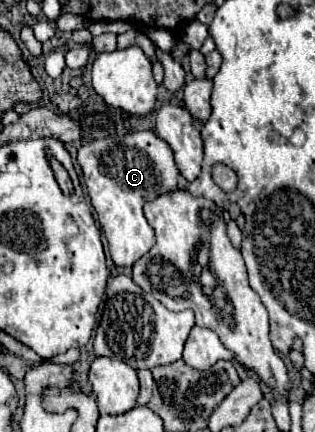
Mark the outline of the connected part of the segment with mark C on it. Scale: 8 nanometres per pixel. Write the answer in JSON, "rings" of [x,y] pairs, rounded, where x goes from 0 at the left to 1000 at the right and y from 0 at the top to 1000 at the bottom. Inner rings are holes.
{"rings":[[[429,303],[384,322],[302,322],[251,340],[244,373],[263,391],[263,414],[289,456],[289,475],[302,479],[314,521],[340,549],[346,586],[371,618],[422,618],[435,600],[448,600],[486,572],[486,530],[454,498],[454,475],[467,465],[498,461],[517,447],[549,447],[575,438],[575,400],[549,373],[549,350],[530,326],[505,322],[486,303]]]}

